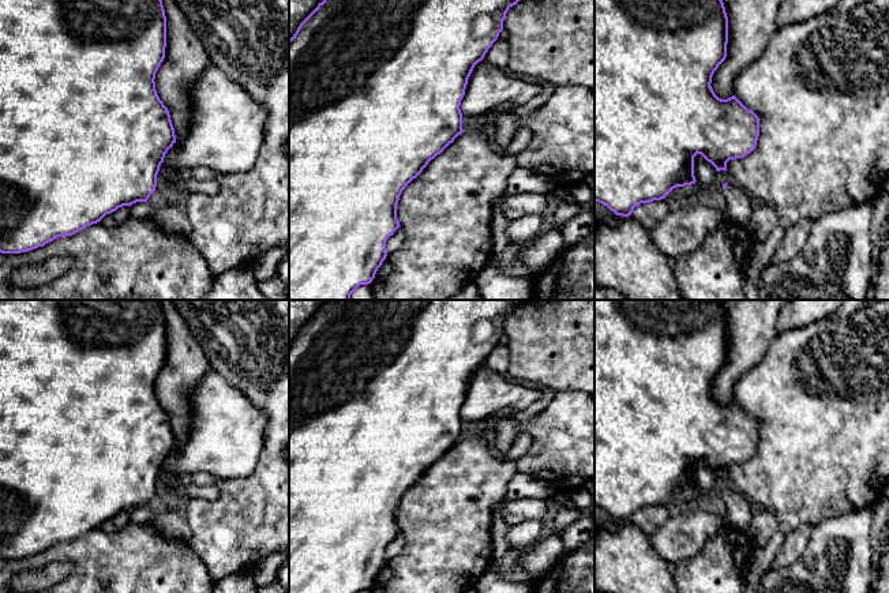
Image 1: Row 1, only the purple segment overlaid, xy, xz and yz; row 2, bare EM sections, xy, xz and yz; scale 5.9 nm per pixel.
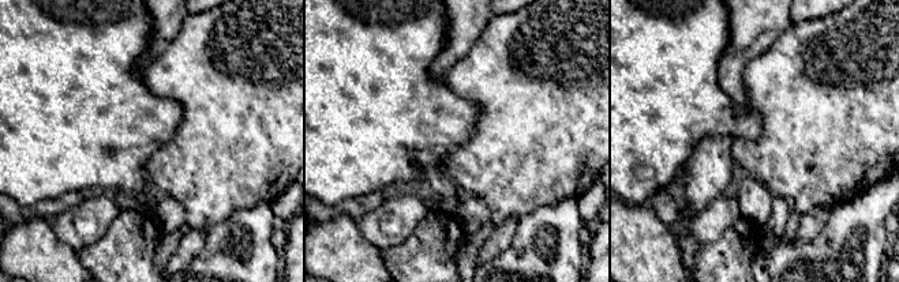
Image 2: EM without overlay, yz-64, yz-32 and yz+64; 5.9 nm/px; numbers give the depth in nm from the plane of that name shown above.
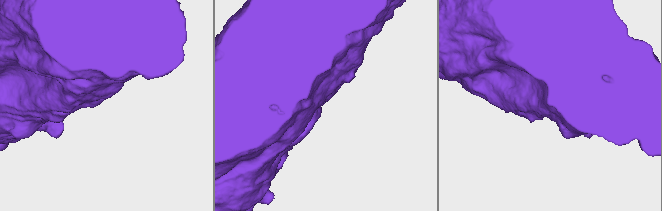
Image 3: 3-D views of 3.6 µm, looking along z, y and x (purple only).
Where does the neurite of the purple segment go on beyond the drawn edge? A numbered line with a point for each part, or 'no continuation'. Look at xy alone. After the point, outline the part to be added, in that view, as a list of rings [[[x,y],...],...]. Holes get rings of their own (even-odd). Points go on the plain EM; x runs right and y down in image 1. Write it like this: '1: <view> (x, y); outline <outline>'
no continuation

